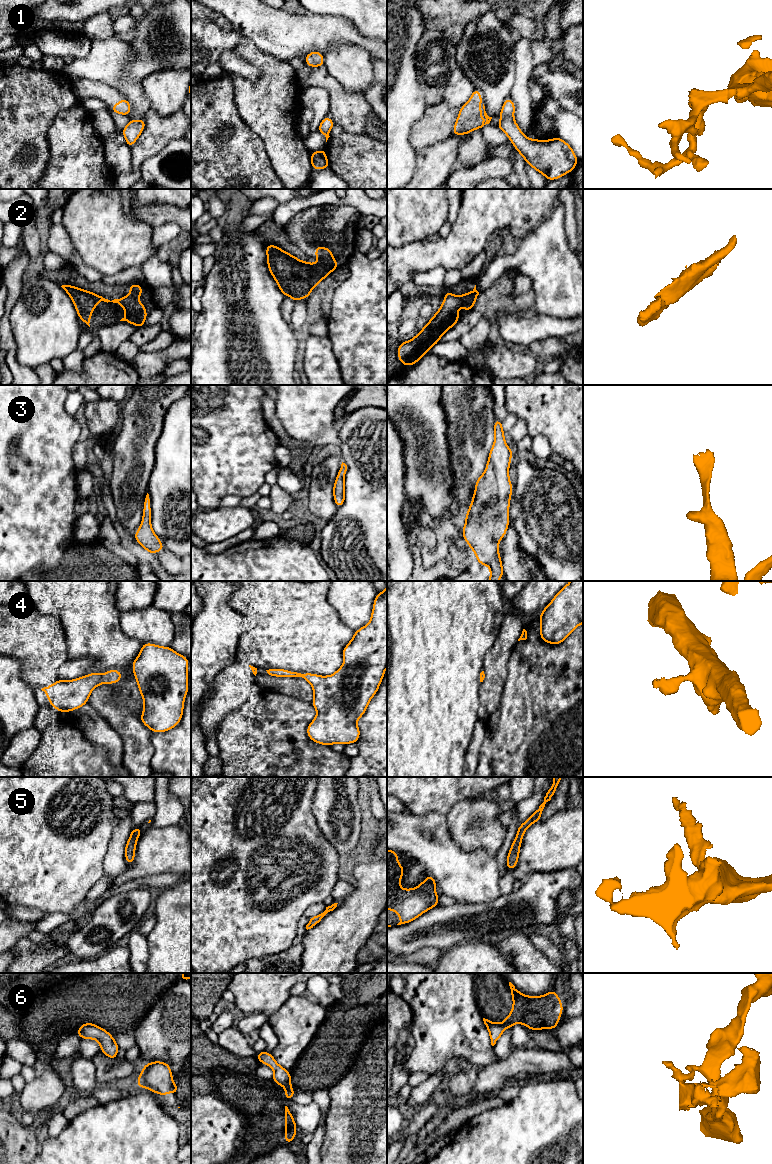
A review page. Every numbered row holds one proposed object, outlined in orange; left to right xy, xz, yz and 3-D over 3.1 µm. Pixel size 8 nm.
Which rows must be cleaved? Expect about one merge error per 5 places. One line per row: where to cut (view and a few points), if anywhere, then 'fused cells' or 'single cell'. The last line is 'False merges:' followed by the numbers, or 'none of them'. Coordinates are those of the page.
1: cut none; single cell
2: cut none; single cell
3: cut none; single cell
4: cut none; single cell
5: cut none; single cell
6: cut yz (498, 1023), (504, 1028); fused cells
False merges: 6

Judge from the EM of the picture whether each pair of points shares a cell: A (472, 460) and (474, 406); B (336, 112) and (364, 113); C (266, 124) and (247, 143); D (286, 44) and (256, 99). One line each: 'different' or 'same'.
A: same
B: same
C: different
D: different

